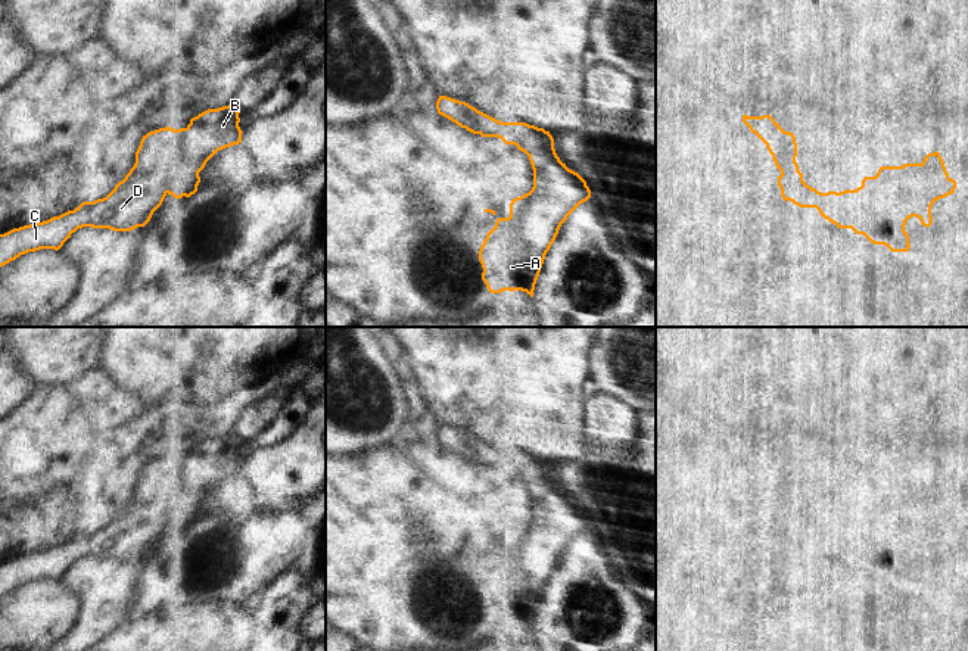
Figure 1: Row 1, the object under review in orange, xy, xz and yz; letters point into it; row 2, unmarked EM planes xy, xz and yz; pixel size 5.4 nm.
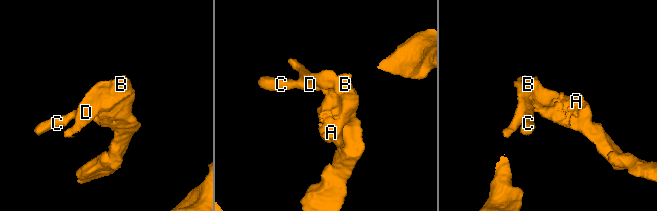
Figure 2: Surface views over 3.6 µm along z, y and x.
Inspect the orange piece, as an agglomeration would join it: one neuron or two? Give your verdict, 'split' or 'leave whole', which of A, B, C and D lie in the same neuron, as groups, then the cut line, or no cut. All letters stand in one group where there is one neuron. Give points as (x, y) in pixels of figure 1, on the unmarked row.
leave whole; groups A B C D; cut none

